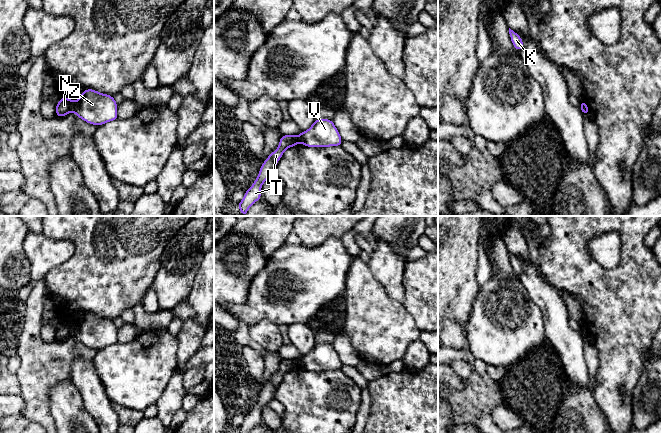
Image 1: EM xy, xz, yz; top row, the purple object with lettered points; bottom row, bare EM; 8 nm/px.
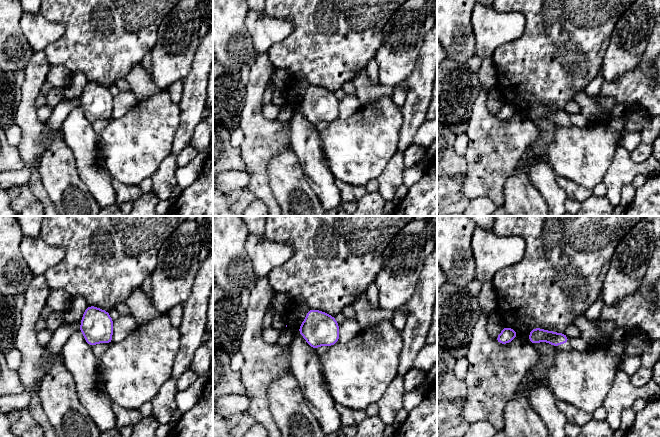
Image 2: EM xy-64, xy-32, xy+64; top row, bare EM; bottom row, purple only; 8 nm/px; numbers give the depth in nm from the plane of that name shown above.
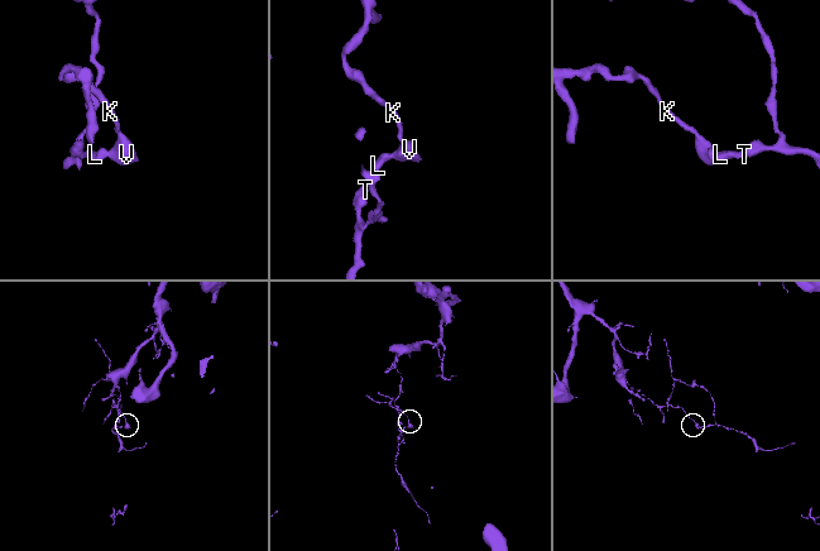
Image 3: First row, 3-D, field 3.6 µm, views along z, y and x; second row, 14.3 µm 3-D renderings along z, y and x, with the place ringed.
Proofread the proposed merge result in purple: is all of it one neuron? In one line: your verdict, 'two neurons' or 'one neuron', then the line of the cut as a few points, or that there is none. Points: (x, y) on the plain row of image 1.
two neurons | xy (75, 326), (73, 334)

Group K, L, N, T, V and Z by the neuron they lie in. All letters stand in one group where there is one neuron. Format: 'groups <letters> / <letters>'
groups K V Z / L N T

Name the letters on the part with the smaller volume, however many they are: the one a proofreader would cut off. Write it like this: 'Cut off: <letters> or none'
Cut off: L, N, T

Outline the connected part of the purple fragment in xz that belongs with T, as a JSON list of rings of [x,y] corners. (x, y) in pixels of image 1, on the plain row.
[[[282,359],[279,366],[279,371],[264,385],[261,389],[257,403],[252,410],[246,414],[244,422],[238,428],[239,433],[249,433],[256,425],[261,423],[261,411],[262,408],[268,404],[268,402],[274,398],[275,391],[282,381],[284,375],[290,371],[293,371],[299,367],[298,360]]]

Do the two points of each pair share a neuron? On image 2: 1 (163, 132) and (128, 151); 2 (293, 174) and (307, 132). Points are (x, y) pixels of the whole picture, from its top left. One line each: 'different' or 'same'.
1: same
2: different

